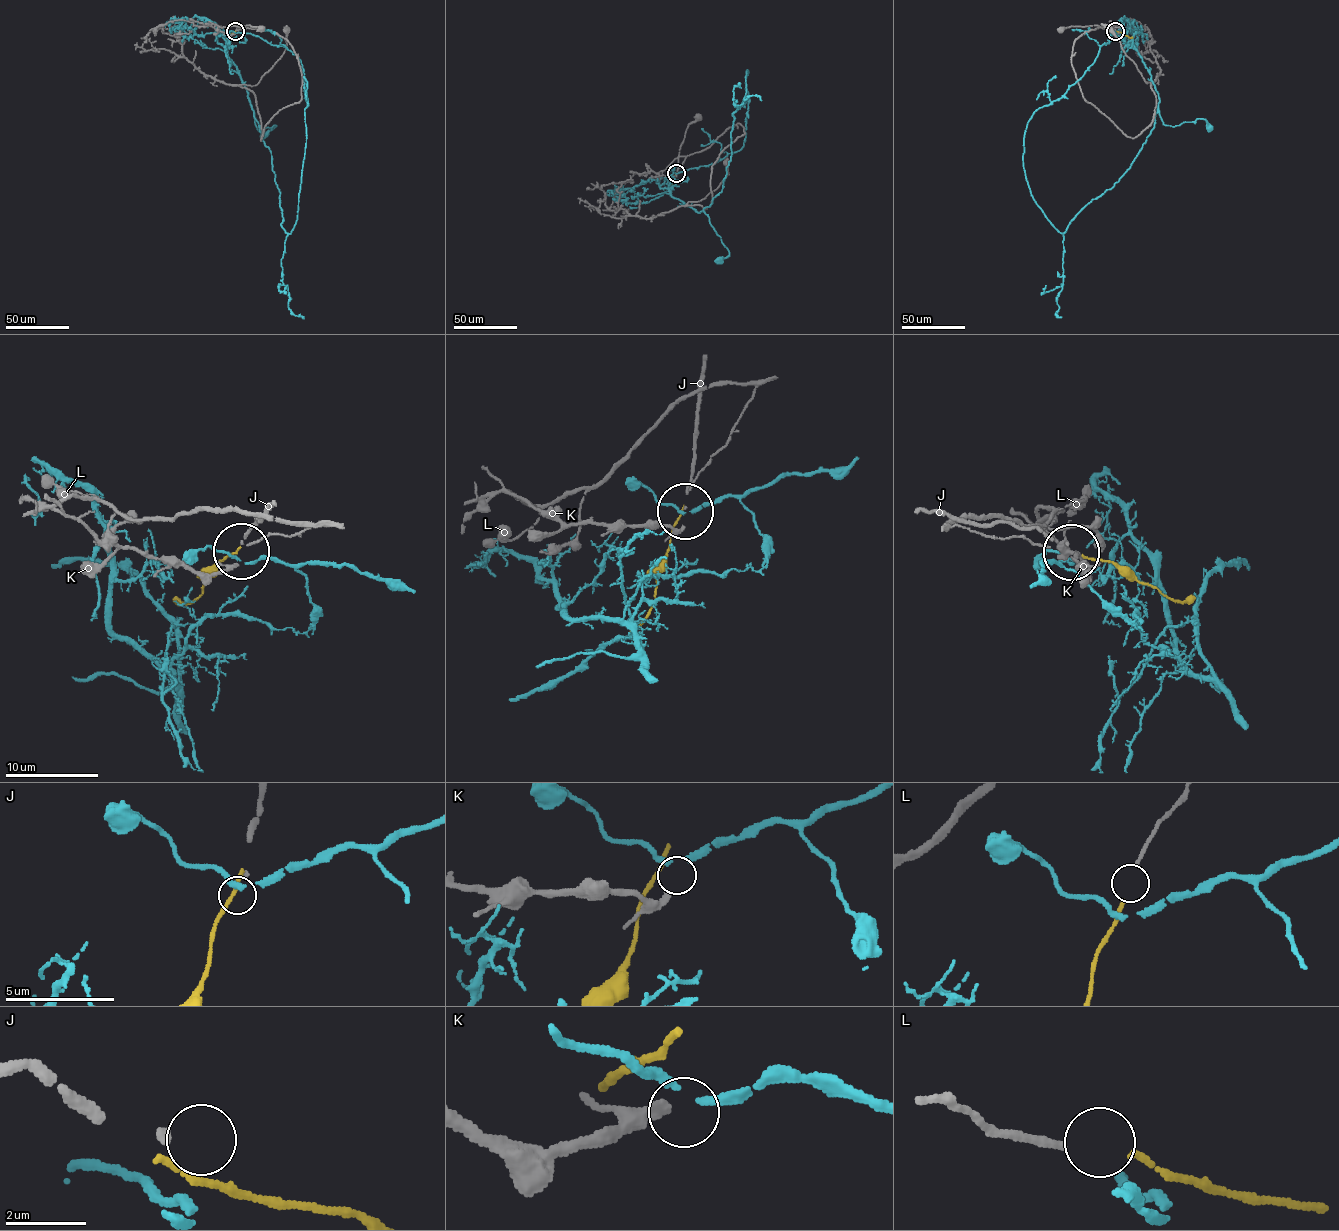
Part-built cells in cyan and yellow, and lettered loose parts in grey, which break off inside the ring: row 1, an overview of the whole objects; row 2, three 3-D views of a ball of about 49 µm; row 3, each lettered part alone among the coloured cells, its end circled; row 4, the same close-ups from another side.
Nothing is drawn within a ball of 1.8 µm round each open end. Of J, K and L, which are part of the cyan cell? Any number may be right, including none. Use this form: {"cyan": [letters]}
{"cyan": ["K"]}

